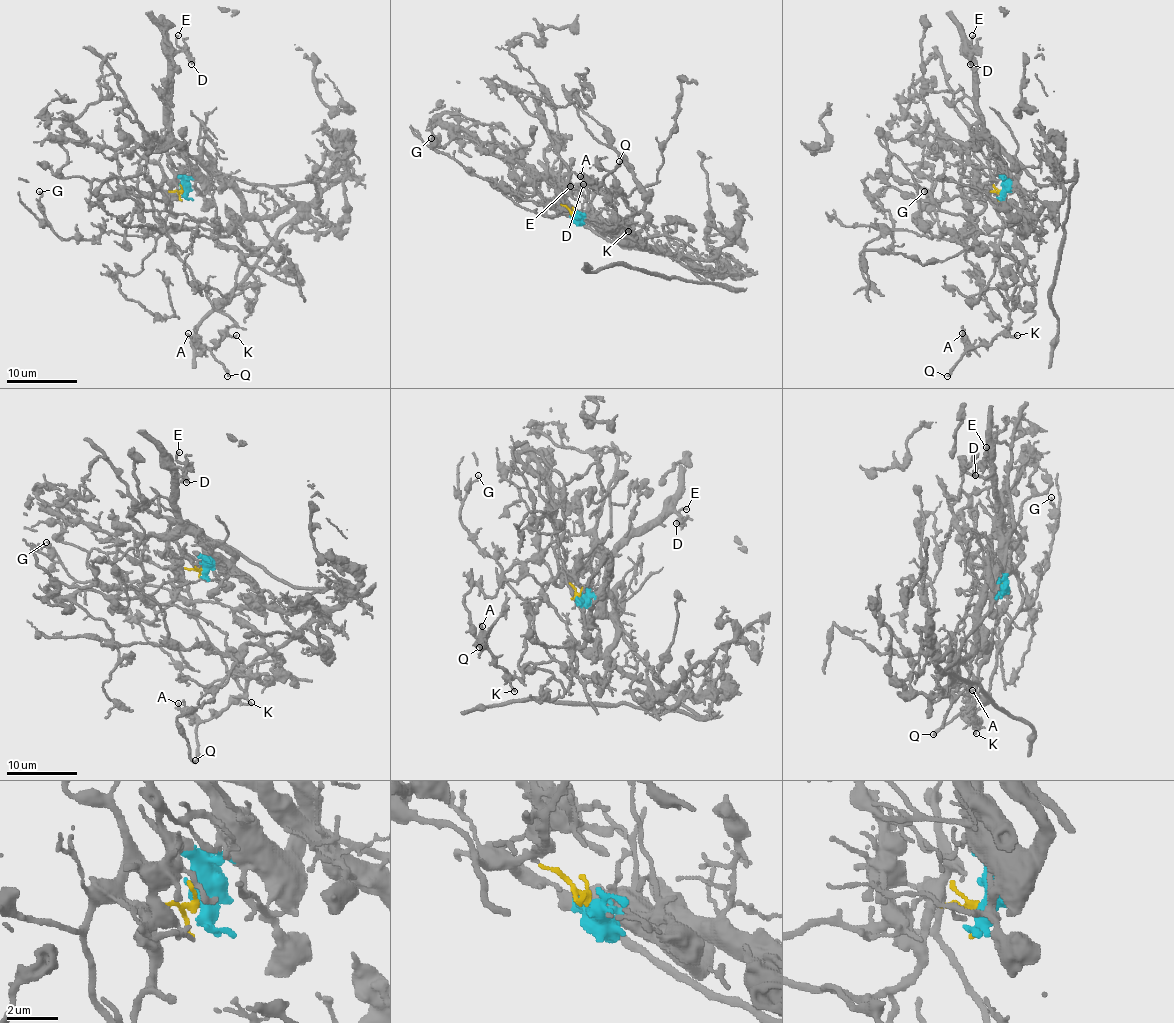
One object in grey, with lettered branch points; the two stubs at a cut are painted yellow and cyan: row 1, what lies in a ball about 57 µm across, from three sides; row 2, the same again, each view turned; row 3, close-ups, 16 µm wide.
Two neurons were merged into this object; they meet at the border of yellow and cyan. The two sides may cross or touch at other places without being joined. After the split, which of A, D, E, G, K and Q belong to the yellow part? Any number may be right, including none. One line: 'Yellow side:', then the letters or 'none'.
Yellow side: A, G, K, Q

